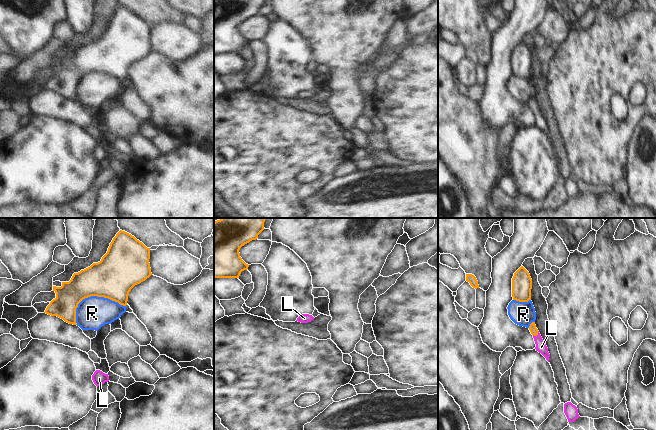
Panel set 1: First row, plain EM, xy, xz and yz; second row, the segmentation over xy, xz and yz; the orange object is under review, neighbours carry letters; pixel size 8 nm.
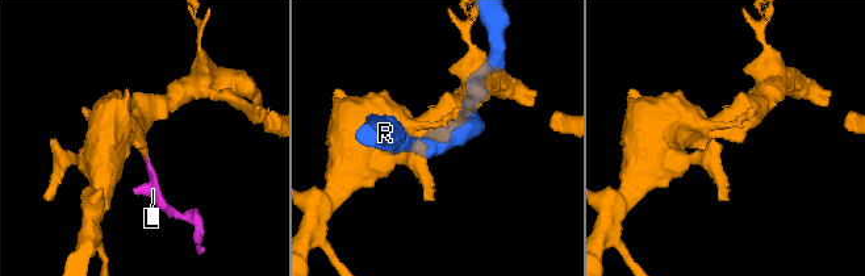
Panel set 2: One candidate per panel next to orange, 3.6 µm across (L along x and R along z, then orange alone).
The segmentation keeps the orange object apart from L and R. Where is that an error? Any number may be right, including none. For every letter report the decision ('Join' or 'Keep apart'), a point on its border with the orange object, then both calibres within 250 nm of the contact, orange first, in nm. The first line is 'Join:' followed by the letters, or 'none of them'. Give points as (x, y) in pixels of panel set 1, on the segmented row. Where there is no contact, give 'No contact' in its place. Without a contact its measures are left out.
Join: L
L: Join. Touches orange at yz (536, 335). Thickness 60 nm (orange) against 90 nm
R: Keep apart. Touches orange at xy (92, 295). Thickness 340 nm (orange) against 260 nm

